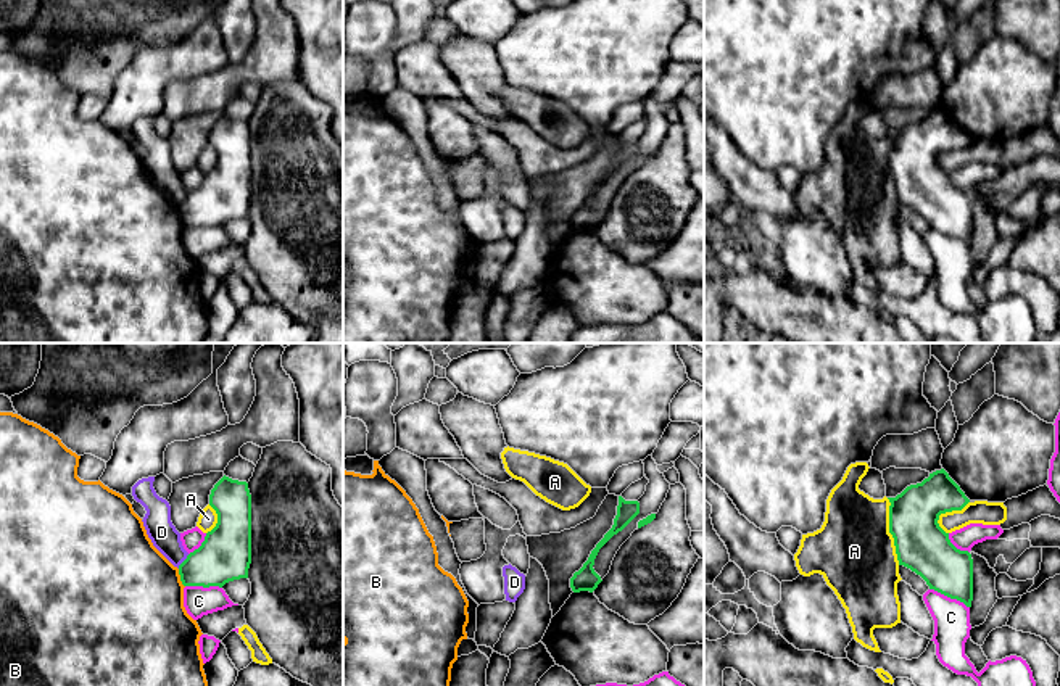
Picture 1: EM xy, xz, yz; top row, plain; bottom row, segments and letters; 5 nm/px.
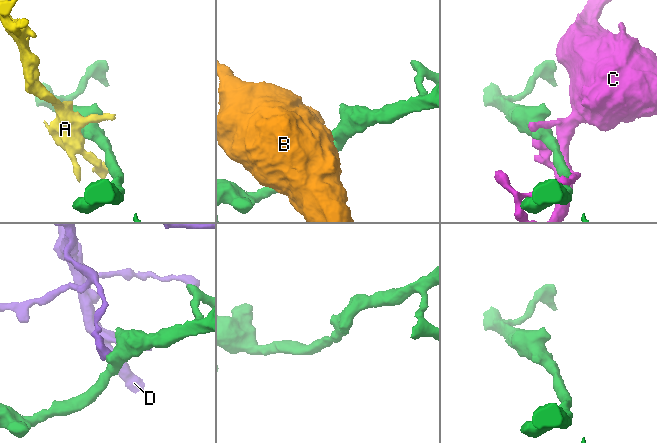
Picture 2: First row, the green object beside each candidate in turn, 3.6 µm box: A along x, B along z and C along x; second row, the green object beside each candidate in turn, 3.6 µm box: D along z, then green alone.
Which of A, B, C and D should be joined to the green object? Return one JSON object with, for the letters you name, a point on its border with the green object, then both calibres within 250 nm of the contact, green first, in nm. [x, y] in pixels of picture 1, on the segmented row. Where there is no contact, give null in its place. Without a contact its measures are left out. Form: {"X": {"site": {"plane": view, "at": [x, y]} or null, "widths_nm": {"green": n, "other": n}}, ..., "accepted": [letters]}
{"accepted": []}

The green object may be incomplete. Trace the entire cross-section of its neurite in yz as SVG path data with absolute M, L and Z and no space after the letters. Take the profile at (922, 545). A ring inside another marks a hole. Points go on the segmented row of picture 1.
M941 469L888 499L899 565L920 575L930 589L971 607L971 554L957 549L938 523L941 514L962 510L970 502L960 486Z

